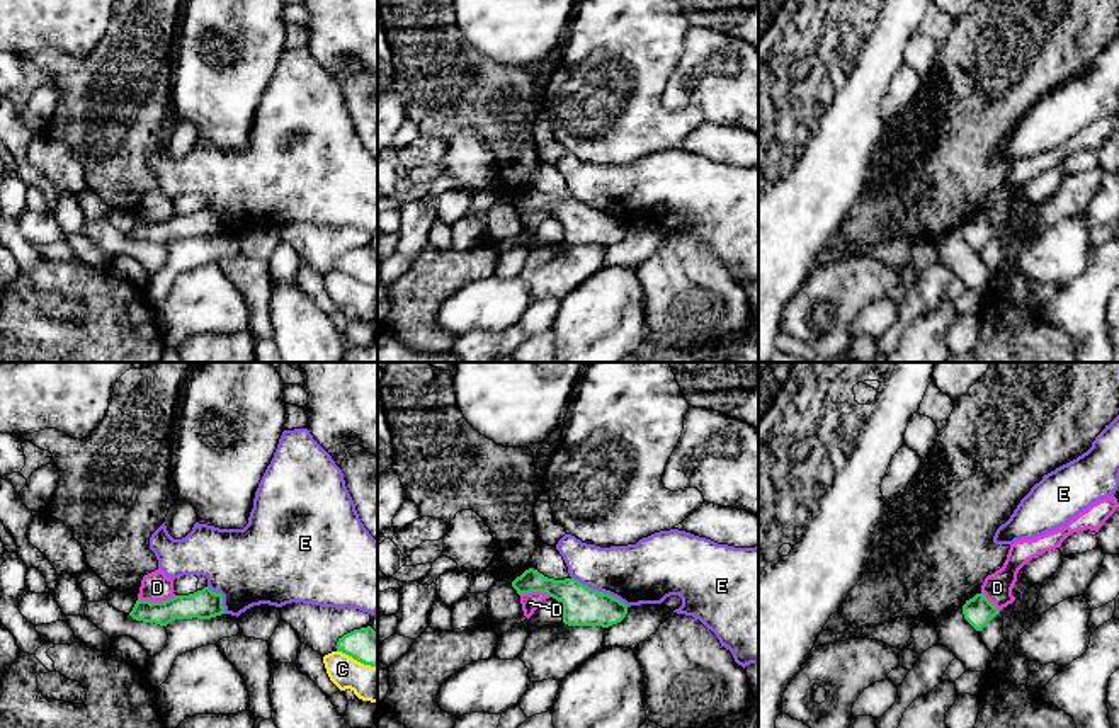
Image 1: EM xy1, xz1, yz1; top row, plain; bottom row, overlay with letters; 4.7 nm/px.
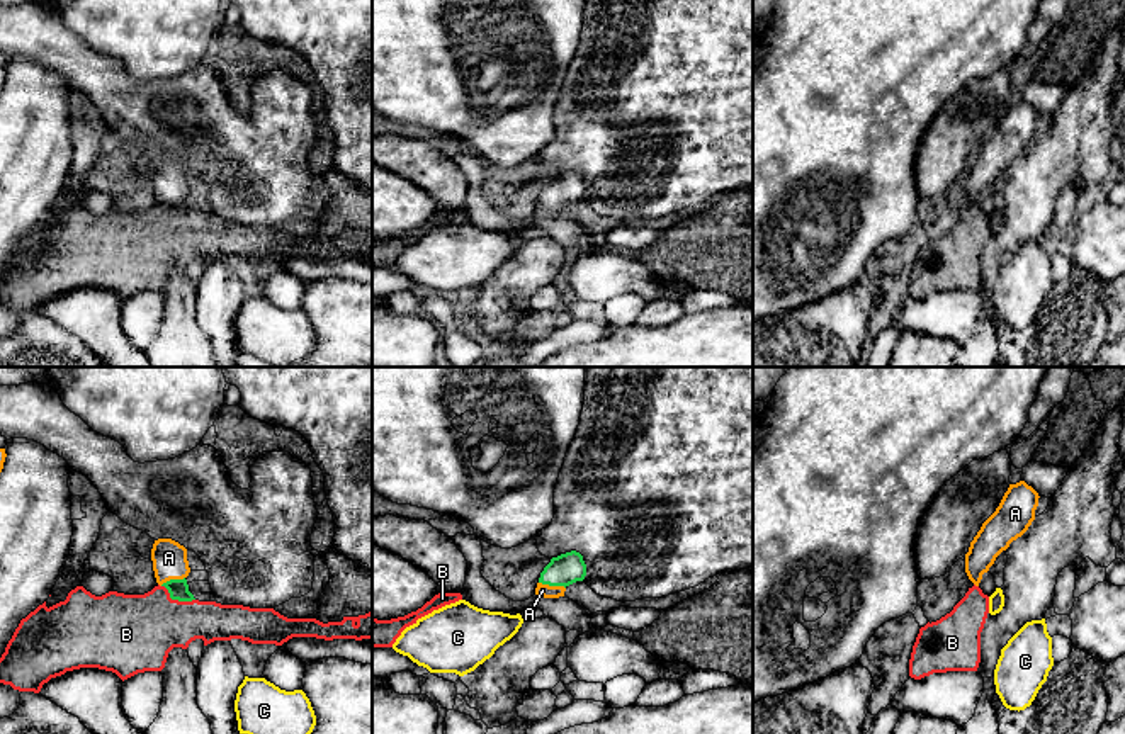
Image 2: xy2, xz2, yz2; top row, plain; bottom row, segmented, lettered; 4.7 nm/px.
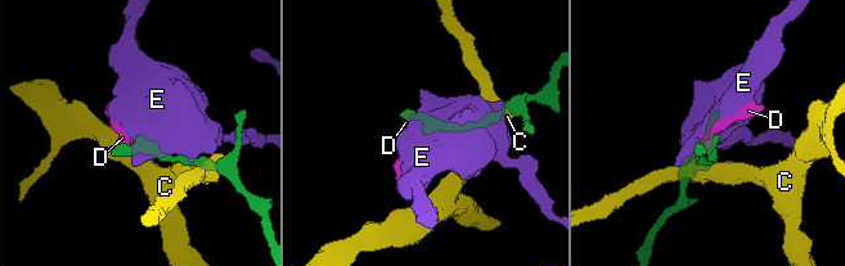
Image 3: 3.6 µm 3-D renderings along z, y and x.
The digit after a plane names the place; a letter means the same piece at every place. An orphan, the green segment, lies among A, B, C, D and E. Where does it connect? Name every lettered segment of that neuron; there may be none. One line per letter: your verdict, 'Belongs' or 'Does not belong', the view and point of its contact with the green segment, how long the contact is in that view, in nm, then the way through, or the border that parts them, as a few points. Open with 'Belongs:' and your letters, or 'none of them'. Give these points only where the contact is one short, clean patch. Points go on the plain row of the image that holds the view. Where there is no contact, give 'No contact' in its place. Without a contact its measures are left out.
Belongs: A
A: Belongs. Touches green at xz2 (553, 204). Shared border 130 nm. Path across: xz2 (565, 189), (553, 204), (542, 209)
B: Does not belong. Touches green at xy2 (177, 218). Shared border 180 nm
C: Does not belong. Touches green at xy1 (357, 279). Shared border 220 nm
D: Does not belong. Touches green at xy1 (157, 221). Shared border 180 nm. Boundary: xy1 (176, 215), (165, 220), (138, 218)
E: Does not belong. Touches green at xz1 (601, 211). Shared border 300 nm. Boundary: xz1 (572, 196), (618, 216), (628, 225)

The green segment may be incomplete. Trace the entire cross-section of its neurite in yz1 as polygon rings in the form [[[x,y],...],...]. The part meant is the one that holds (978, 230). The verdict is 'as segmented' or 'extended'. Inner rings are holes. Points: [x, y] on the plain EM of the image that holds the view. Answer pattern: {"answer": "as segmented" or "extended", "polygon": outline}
{"answer": "as segmented", "polygon": [[[976,213],[963,225],[963,233],[976,250],[981,250],[998,233],[998,228],[985,216],[985,213]]]}

